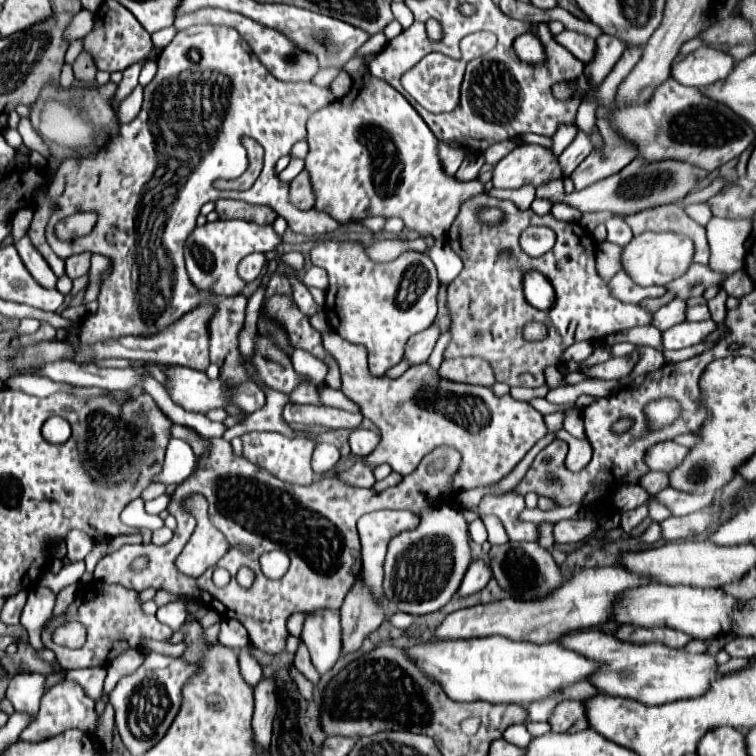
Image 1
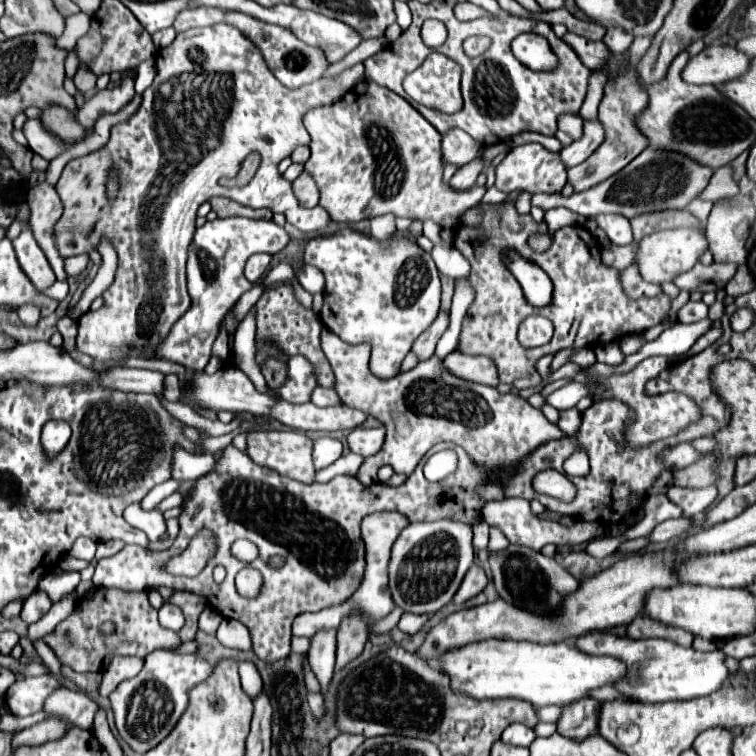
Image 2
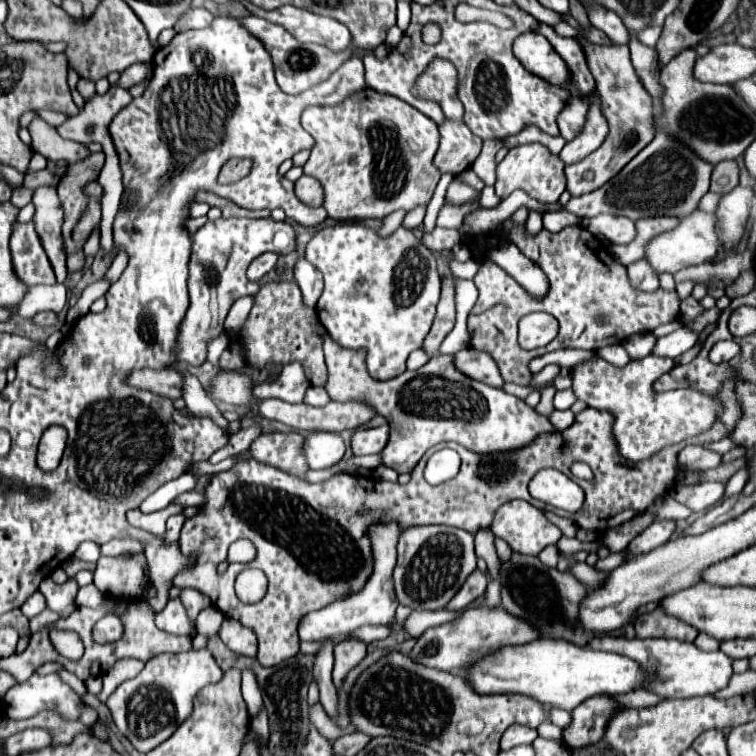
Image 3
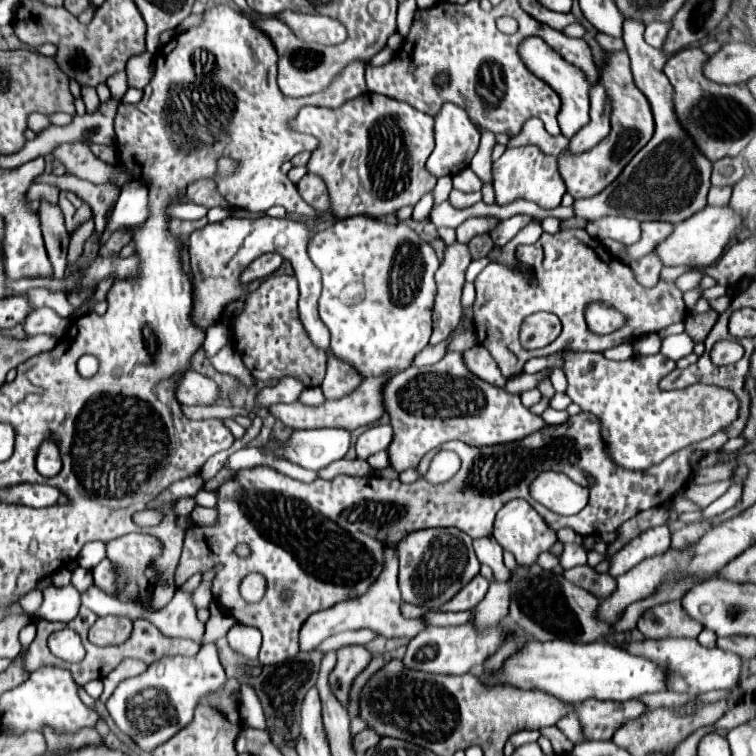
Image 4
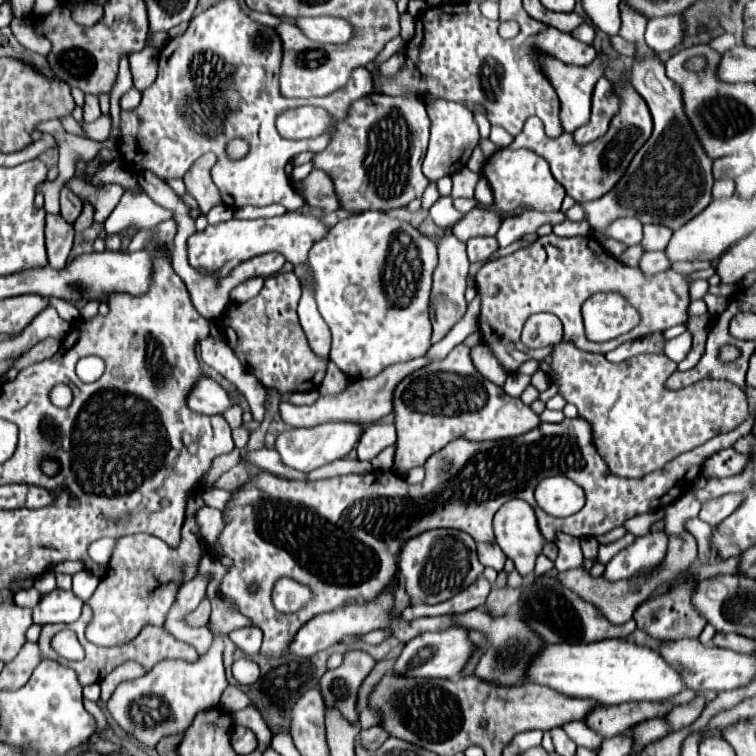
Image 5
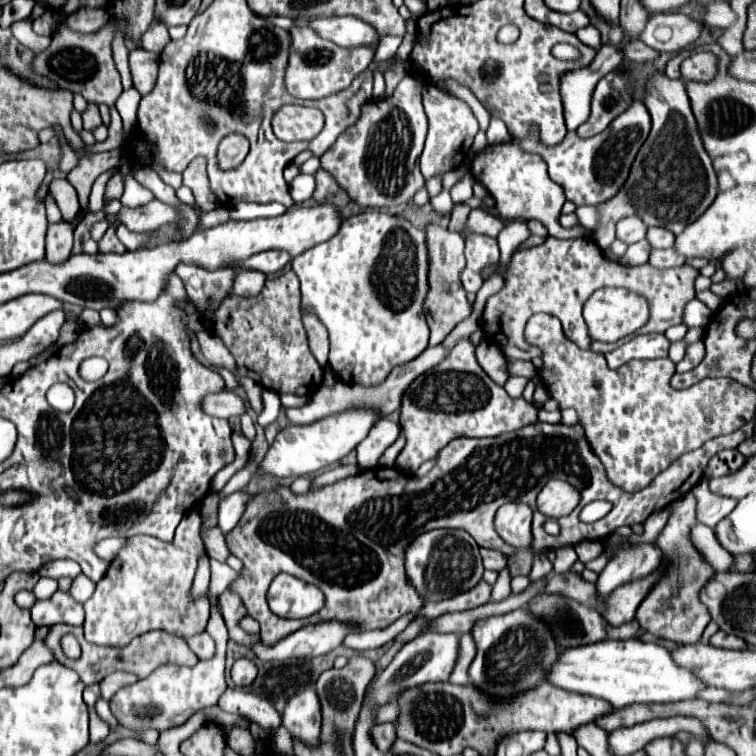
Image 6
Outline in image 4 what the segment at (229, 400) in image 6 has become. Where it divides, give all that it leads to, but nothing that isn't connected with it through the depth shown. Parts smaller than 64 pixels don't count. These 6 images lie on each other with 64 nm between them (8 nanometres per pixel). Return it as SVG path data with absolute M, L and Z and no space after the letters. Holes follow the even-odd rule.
M190 370L178 384L176 398L184 406L216 406L220 400L220 388L208 376Z

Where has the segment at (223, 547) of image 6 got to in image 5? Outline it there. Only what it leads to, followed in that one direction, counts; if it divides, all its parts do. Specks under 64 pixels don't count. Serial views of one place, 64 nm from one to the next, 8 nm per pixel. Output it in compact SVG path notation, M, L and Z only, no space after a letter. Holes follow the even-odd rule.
M200 508L196 512L196 522L200 526L200 534L208 546L208 550L214 554L214 556L220 556L220 550L218 550L218 538L220 538L220 532L224 528L224 522L222 522L222 514L220 510L216 508Z

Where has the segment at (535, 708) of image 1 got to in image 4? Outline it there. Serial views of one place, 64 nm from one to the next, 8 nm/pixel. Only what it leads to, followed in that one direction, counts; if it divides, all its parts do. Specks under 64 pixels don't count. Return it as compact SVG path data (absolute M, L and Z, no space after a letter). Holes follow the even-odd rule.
M568 714L568 716L562 718L556 726L566 734L566 738L568 738L572 744L582 744L582 742L586 742L584 732L580 730L580 722L578 722L576 714Z

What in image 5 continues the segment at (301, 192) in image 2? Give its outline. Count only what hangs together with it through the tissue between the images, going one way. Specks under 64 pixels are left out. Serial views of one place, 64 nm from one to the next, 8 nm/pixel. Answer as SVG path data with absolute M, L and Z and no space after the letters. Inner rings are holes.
M312 170L310 176L304 178L304 186L306 186L304 198L308 206L320 208L326 214L340 210L340 200L334 192L334 184L328 178L328 174L324 174L322 170Z

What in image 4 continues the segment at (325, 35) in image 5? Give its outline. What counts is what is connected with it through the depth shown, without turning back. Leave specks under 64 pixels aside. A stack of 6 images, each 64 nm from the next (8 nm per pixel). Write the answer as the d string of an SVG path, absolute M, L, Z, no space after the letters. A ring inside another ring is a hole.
M280 12L280 20L284 20L298 38L306 42L318 42L318 44L342 44L347 39L347 30L340 20L328 18L328 16L310 16L310 14L298 14L298 12Z

